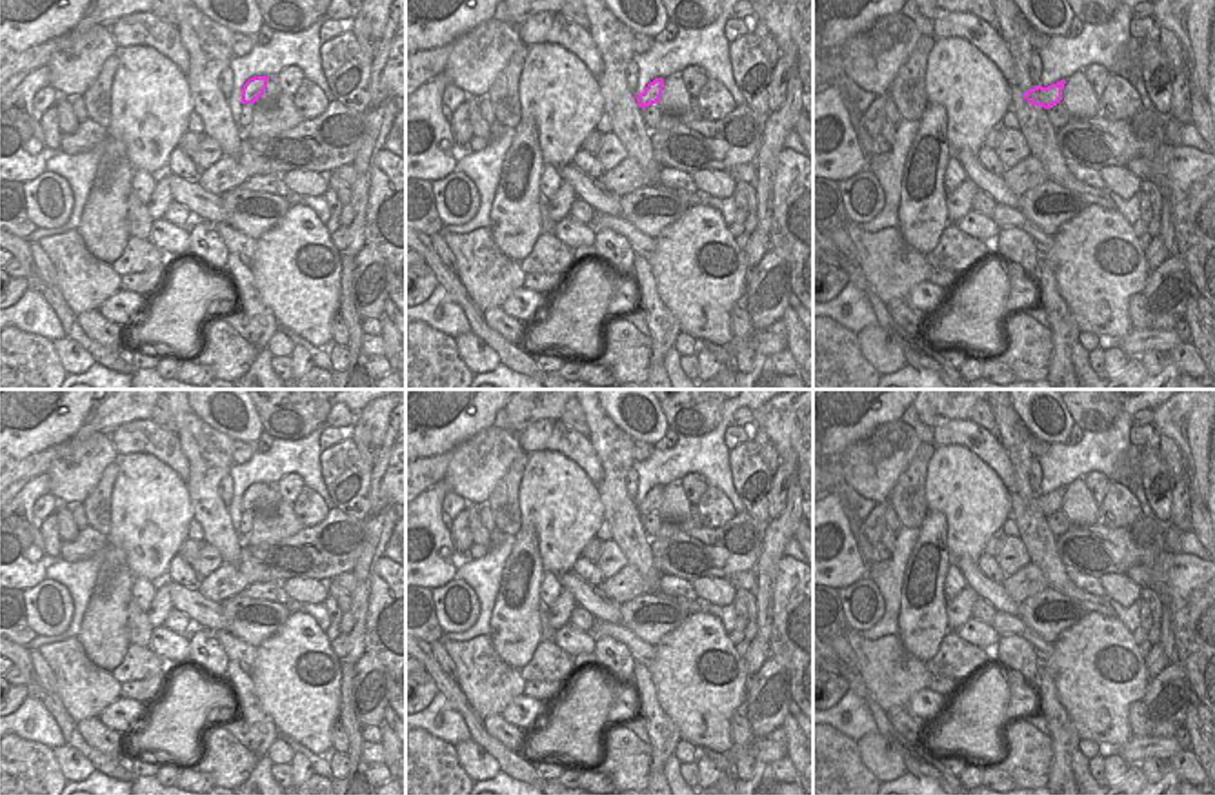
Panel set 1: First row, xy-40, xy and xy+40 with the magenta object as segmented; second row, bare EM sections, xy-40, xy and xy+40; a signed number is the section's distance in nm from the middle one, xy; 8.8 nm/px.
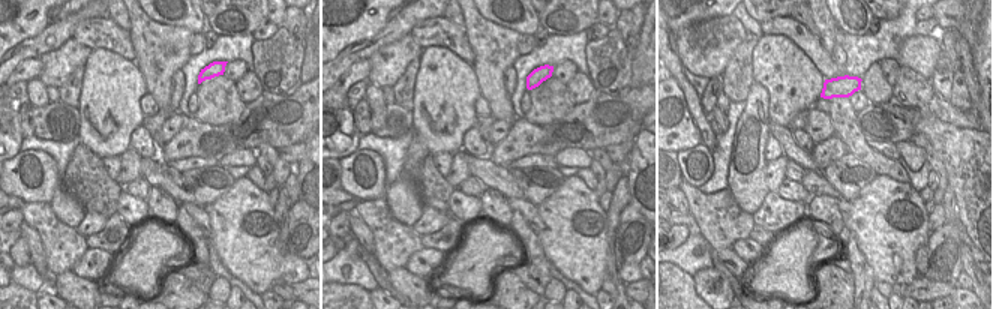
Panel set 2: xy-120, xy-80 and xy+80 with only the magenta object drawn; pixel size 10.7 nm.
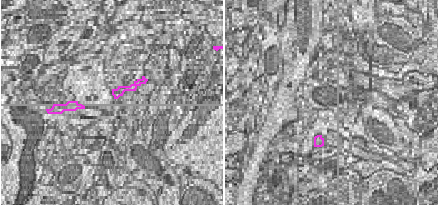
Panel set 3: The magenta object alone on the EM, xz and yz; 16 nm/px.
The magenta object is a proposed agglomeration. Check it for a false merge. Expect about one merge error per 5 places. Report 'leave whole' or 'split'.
leave whole

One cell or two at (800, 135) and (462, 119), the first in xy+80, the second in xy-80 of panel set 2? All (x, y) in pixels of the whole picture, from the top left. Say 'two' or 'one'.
two

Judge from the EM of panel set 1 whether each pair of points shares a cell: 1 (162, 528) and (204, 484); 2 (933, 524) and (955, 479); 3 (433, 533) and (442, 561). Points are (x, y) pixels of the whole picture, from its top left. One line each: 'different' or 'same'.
1: different
2: different
3: same

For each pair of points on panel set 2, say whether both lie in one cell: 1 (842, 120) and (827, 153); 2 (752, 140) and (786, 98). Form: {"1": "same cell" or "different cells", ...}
{"1": "different cells", "2": "different cells"}

